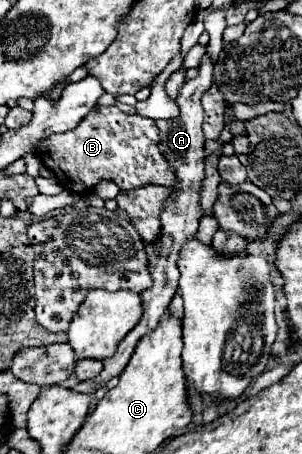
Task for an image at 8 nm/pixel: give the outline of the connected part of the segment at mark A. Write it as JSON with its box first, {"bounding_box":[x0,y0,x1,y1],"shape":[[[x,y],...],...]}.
{"bounding_box":[71,56,213,394],"shape":[[[203,56],[201,64],[199,64],[199,76],[189,80],[181,92],[179,92],[179,118],[177,120],[157,120],[157,128],[159,128],[159,150],[163,152],[163,156],[167,156],[167,162],[171,164],[177,180],[175,180],[175,196],[169,196],[169,200],[165,200],[163,210],[161,210],[161,234],[157,236],[155,242],[145,244],[147,250],[147,258],[149,258],[149,274],[153,278],[153,286],[141,294],[143,298],[143,318],[141,322],[123,338],[123,342],[119,344],[115,356],[107,358],[103,362],[103,372],[99,378],[95,380],[87,380],[87,382],[79,382],[75,384],[71,390],[75,392],[83,392],[83,394],[93,394],[101,384],[105,386],[111,378],[119,376],[123,372],[123,368],[127,366],[137,342],[141,336],[153,332],[153,328],[159,324],[161,316],[167,312],[171,298],[177,292],[177,280],[179,280],[179,268],[177,268],[177,258],[179,258],[179,250],[181,246],[191,240],[197,234],[199,228],[199,220],[203,218],[203,210],[201,210],[201,190],[203,190],[203,178],[205,178],[205,136],[203,136],[203,108],[201,108],[201,96],[207,90],[207,86],[211,86],[213,82],[213,64],[209,62],[207,56]]]}

